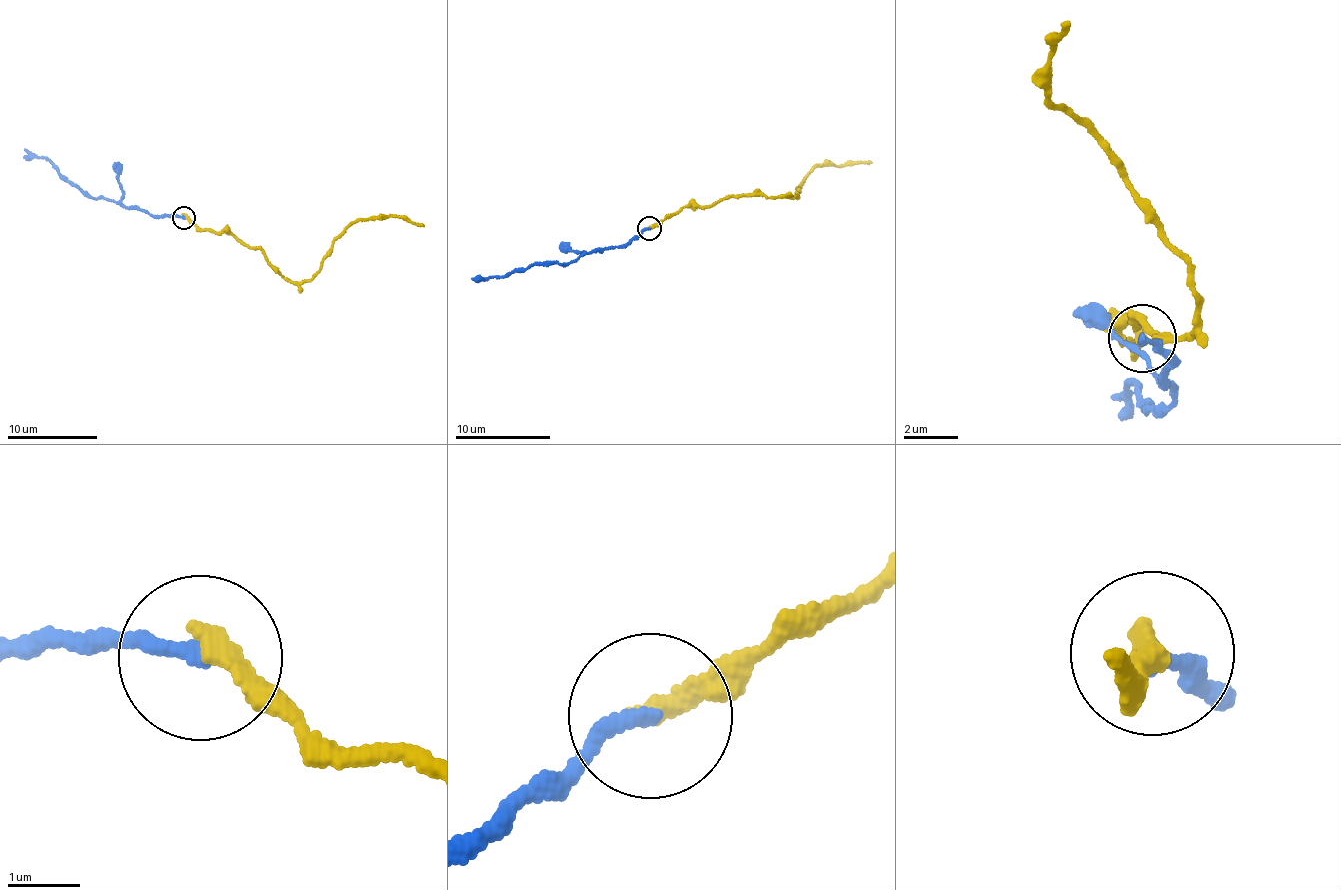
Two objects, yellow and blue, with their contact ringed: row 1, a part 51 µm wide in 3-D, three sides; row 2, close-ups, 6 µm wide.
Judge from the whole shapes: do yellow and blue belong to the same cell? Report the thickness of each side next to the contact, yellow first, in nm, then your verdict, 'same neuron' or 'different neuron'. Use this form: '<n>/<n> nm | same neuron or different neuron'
280/220 nm | same neuron

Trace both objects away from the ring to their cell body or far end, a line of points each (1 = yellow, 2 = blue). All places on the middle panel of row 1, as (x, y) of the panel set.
1: (648, 226), (685, 207), (715, 206), (731, 195), (798, 196), (796, 188), (804, 177), (818, 166), (871, 161)
2: (648, 228), (618, 247), (591, 249), (569, 263), (549, 261), (500, 277), (472, 279)

